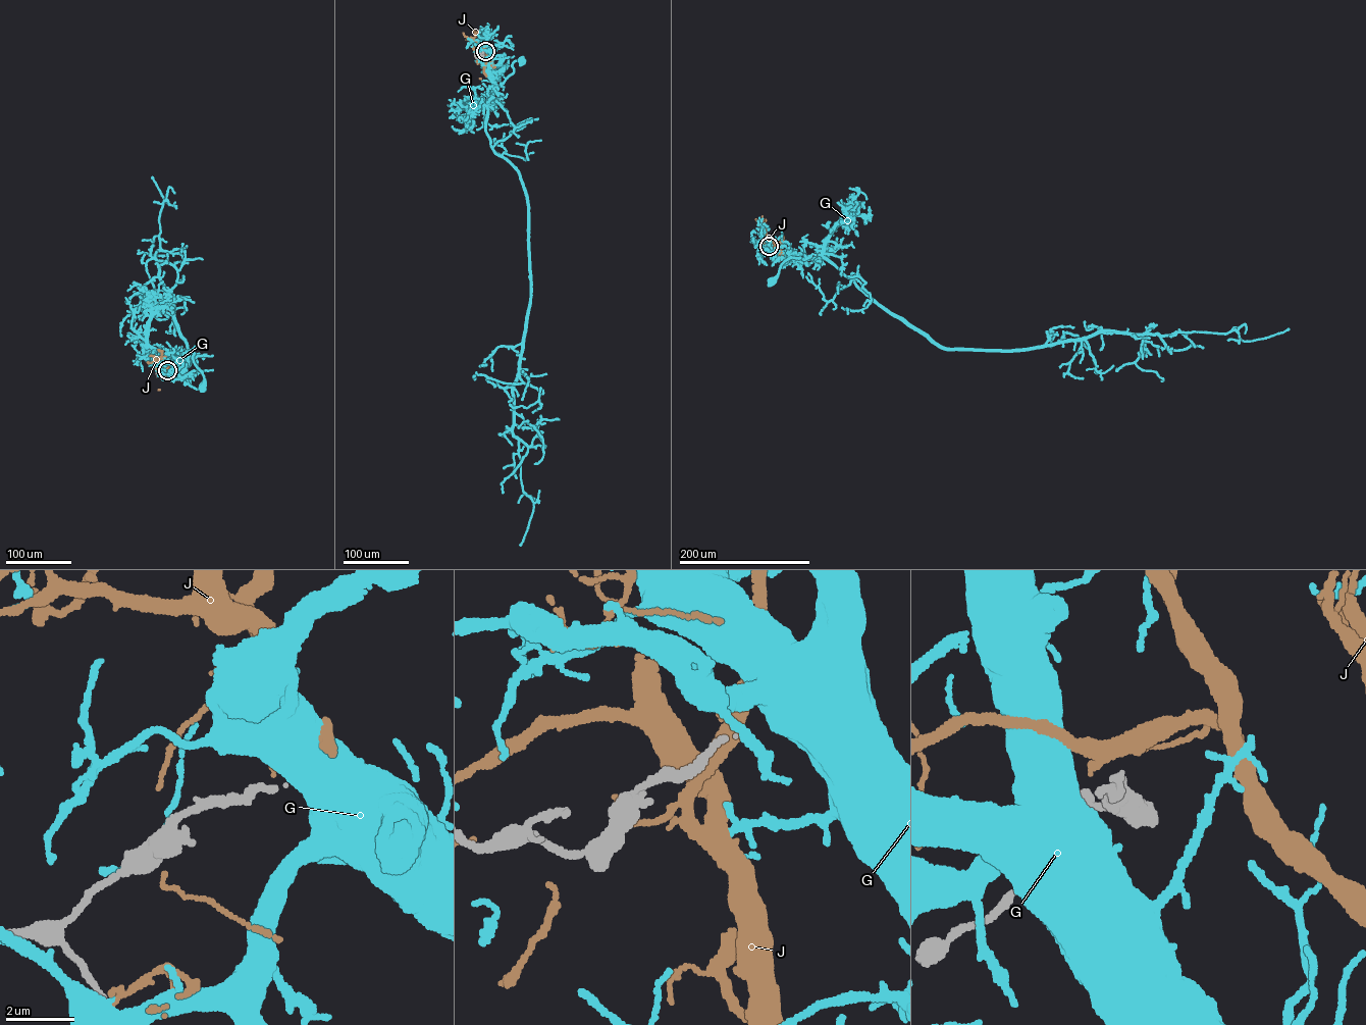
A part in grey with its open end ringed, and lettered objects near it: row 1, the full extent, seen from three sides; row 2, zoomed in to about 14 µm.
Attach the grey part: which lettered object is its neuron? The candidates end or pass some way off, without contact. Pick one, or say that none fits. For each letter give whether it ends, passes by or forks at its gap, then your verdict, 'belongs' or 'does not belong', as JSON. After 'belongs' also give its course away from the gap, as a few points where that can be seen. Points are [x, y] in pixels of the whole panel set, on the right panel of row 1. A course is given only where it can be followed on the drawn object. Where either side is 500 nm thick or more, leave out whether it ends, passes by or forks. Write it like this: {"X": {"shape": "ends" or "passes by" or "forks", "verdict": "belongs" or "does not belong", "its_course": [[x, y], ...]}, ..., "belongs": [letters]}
{"G": {"verdict": "does not belong"}, "J": {"shape": "ends", "verdict": "does not belong"}, "belongs": []}

